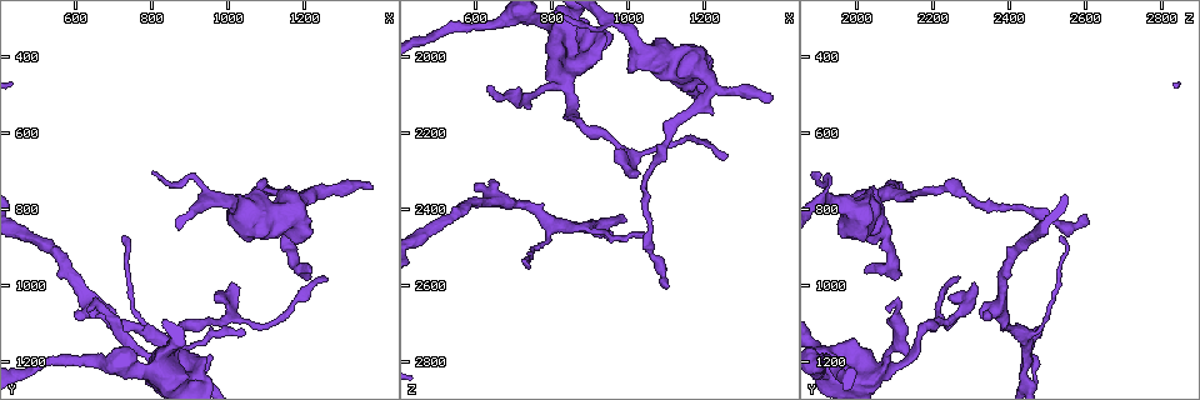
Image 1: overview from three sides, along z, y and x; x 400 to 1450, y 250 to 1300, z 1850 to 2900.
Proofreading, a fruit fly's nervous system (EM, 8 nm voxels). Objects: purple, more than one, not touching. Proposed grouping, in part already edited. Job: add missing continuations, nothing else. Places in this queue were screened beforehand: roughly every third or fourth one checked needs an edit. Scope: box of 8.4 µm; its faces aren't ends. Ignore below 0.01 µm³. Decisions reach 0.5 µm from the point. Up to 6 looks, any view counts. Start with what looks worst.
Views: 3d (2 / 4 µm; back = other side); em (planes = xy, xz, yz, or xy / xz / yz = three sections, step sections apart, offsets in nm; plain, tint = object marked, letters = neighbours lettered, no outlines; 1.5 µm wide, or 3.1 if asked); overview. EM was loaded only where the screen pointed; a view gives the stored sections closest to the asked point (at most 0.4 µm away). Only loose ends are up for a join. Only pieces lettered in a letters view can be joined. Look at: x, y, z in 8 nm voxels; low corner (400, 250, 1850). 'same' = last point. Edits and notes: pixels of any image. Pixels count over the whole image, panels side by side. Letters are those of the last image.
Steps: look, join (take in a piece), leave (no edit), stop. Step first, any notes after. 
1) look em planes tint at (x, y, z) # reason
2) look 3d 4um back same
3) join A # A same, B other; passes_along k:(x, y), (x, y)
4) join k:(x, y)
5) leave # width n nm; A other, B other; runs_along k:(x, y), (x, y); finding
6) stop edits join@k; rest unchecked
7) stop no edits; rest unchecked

look em xy step 8 plain at (955, 1190, 2460)

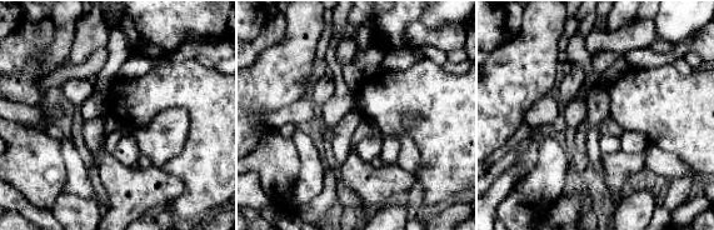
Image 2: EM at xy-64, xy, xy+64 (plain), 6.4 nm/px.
look em xy step 8 letters same

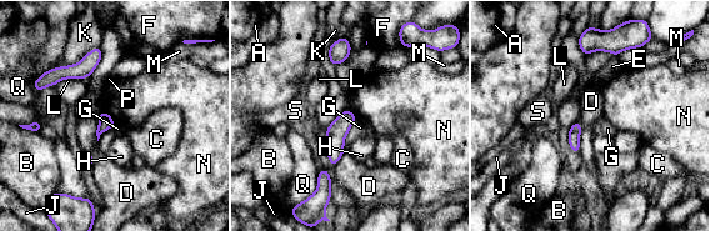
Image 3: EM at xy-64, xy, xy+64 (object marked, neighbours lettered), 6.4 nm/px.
leave # A other, B other, C other, D other, E other, F other, G other, H other, J other, K other, L other, M other, N other, P other, Q other, S other; border 3:(103, 110), (116, 122); no lettered piece goes on from it

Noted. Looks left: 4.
look 3d 2um at (725, 885, 2525) # free end

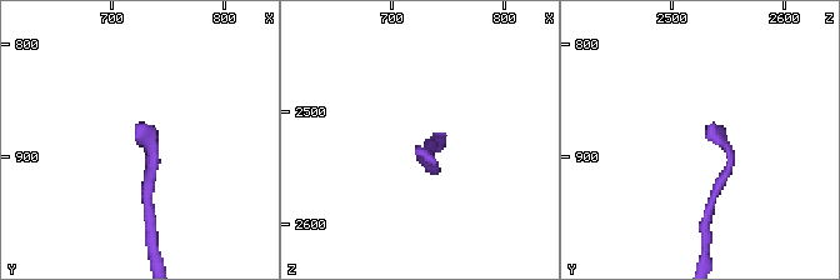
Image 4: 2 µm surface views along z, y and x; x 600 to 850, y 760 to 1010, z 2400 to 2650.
look em xz step 4 letters at (722, 882, 2532)

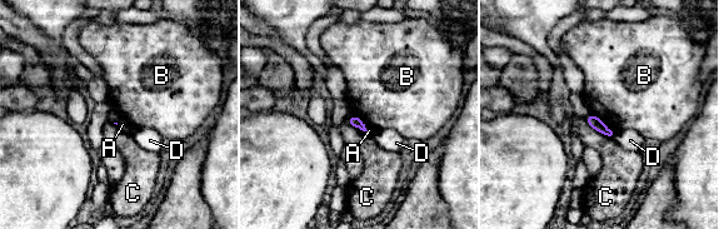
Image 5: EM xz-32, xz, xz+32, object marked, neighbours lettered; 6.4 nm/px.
look em planes letters same # another direction

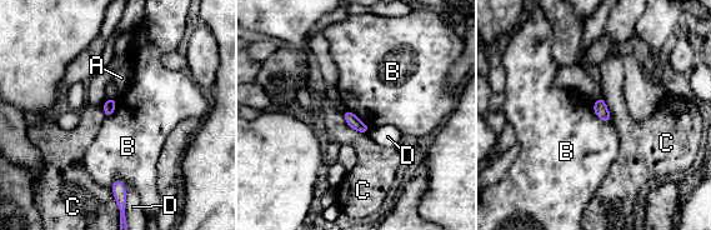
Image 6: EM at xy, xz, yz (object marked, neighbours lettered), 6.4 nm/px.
leave # longest_contact C 220 nm; A other, B other, C other, D other; border 6:(343, 113), (350, 126), (366, 134); none of them fits

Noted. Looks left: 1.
look em planes letters at (1265, 980, 2265) # long arm stops here

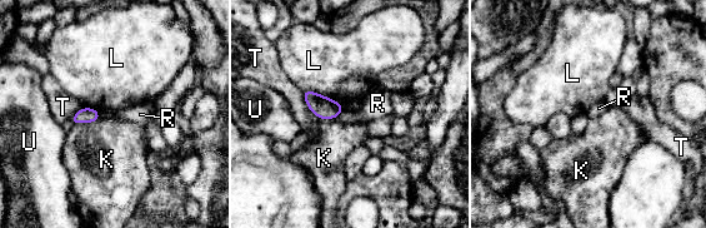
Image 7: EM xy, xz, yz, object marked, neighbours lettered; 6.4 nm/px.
leave # width 100 nm; K other, L other, R other, T other, U other; border 7:(343, 109), (338, 115); no lettered piece goes on from it

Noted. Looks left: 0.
stop no edits; rest unchecked

